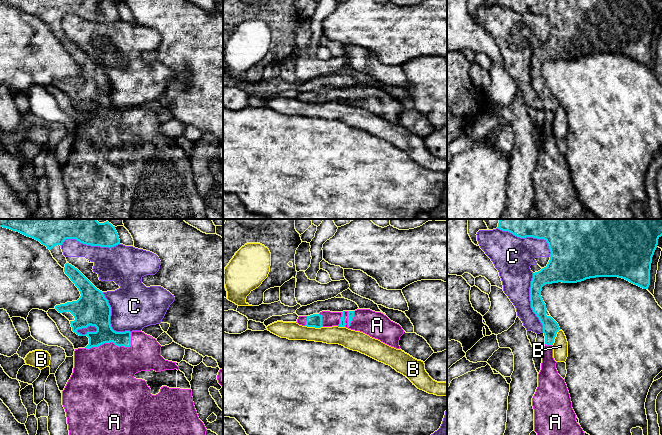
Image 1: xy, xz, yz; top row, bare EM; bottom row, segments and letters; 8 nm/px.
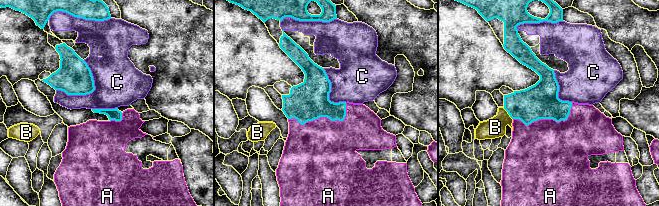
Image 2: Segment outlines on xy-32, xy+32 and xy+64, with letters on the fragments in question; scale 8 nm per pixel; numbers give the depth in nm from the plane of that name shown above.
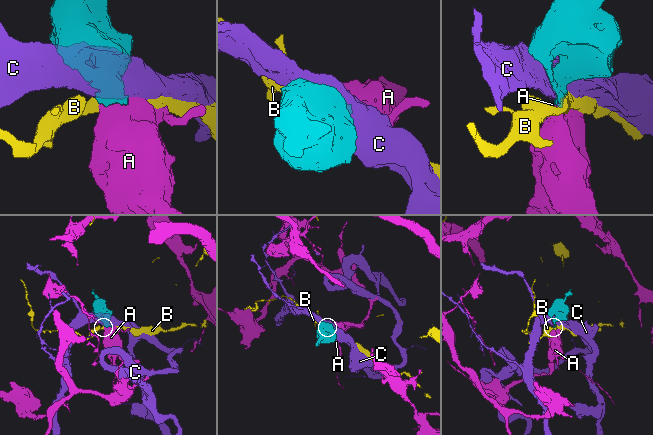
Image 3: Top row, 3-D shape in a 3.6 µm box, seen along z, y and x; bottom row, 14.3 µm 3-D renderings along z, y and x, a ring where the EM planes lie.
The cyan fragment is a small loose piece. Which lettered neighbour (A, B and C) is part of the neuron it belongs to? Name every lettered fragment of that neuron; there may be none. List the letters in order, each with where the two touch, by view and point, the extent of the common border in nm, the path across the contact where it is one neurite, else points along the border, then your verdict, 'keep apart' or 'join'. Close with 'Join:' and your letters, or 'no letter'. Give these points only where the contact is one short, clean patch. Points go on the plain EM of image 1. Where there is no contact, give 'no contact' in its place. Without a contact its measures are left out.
A: contact xz (344, 98); length 180 nm; way xz (342, 98), (344, 98), (375, 100); join
B: contact xz (314, 102); length 140 nm; keep apart
C: contact yz (529, 12); length 500 nm; keep apart
Join: A

